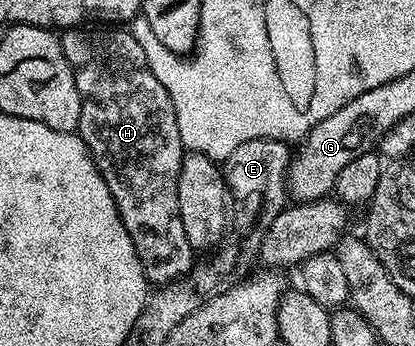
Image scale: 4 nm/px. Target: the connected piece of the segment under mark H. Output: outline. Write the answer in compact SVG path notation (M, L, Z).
M120 26L84 27L65 28L59 33L60 45L70 62L76 89L80 95L80 126L78 135L83 138L84 145L88 147L88 152L92 155L92 160L96 163L96 169L102 174L106 186L110 186L110 194L114 198L114 202L118 206L118 214L134 242L134 250L142 262L142 270L144 271L145 278L148 279L149 285L163 286L172 284L183 277L187 277L194 267L194 259L192 260L194 249L192 249L190 242L186 238L186 230L182 227L182 214L178 208L178 174L186 155L186 149L178 130L178 118L174 114L174 102L170 102L170 94L166 94L166 86L162 86L162 82L158 82L158 78L154 78L154 74L146 62L146 54L142 54L142 46L138 46L138 42L133 38L131 31L124 29L123 32L120 29L123 27Z

